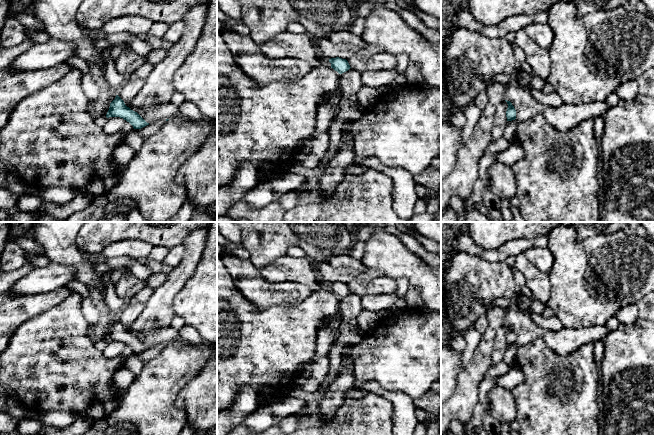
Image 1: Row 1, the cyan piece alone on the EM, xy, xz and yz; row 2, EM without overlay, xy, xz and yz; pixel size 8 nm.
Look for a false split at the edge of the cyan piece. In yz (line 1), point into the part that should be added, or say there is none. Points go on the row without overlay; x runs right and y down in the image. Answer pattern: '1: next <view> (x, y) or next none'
1: next none

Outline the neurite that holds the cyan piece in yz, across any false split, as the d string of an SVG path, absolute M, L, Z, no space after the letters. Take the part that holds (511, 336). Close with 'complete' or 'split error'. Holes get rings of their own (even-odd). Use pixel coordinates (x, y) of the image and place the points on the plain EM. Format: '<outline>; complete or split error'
M505 324L508 328L508 332L506 335L506 341L507 341L507 345L512 345L516 343L516 334L514 332L514 330L512 329L512 327L510 325Z; complete

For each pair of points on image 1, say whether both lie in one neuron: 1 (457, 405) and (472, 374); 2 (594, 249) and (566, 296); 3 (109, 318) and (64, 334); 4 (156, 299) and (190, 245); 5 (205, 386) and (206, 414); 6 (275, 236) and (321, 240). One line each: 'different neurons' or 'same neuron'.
1: same neuron
2: same neuron
3: different neurons
4: same neuron
5: same neuron
6: same neuron

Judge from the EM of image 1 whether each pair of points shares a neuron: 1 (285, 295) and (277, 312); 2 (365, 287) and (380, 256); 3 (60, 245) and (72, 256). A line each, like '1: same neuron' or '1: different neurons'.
1: different neurons
2: different neurons
3: same neuron

